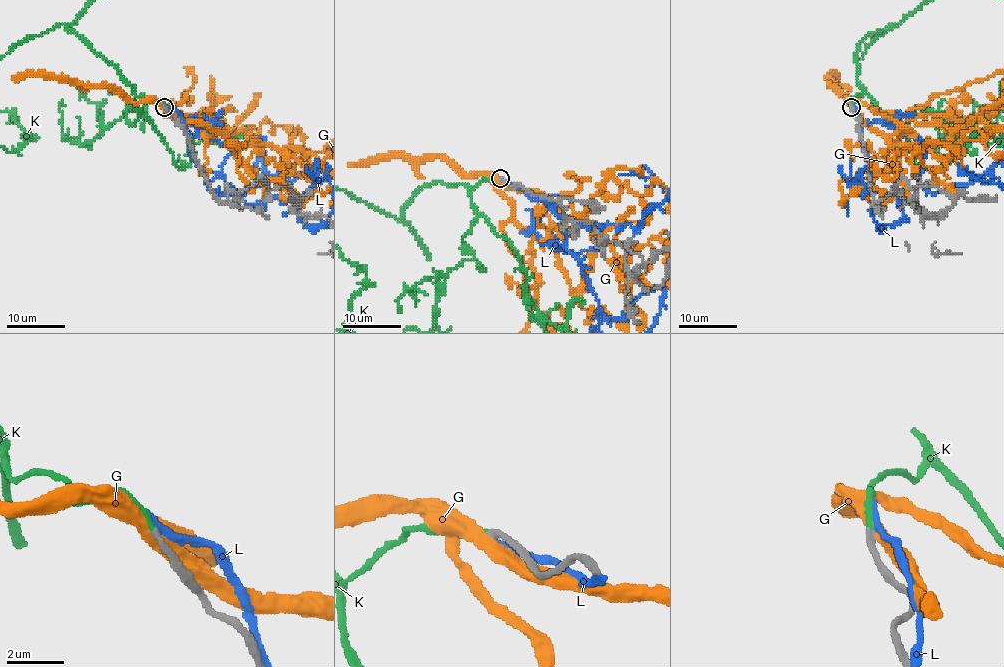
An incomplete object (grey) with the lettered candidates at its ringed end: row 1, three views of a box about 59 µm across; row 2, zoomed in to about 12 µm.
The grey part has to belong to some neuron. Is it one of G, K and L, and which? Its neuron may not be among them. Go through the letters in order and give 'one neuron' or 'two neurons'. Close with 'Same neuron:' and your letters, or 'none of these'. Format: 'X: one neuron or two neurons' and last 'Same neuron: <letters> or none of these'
G: two neurons
K: one neuron
L: two neurons
Same neuron: K

